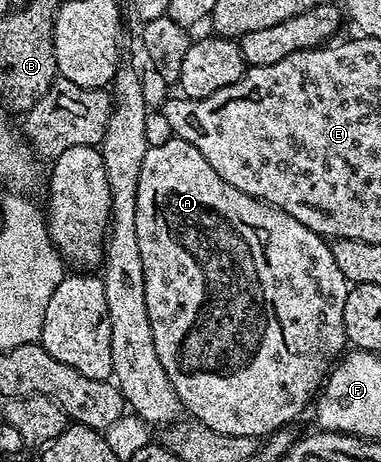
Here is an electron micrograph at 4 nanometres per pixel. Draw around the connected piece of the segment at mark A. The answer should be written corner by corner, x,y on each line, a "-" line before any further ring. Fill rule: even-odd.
168,137
162,143
154,142
150,146
147,157
143,157
143,169
139,169
139,193
135,201
135,237
139,237
139,257
143,257
143,277
145,278
145,300
147,301
147,317
151,325
151,337
155,339
155,353
159,353
159,361
163,365
163,369
167,373
167,377
171,381
171,385
175,389
180,406
190,411
188,413
194,420
209,426
216,433
227,435
253,435
258,437
268,437
275,431
288,428
292,419
297,419
305,411
305,406
314,402
315,396
320,392
331,368
342,358
343,352
347,347
345,338
345,330
343,329
343,305
347,301
347,293
351,286
348,279
343,277
343,272
339,269
339,265
335,265
335,257
333,256
332,246
322,236
316,235
311,229
307,229
307,225
303,225
299,221
295,221
295,217
291,217
287,213
283,213
277,207
273,207
269,203
264,203
262,199
243,193
239,189
235,189
235,185
227,185
227,181
223,181
223,177
219,177
219,173
215,173
215,169
211,169
211,165
207,165
207,161
203,157
203,153
199,153
199,149
195,149
195,145
191,145
187,141
176,137

